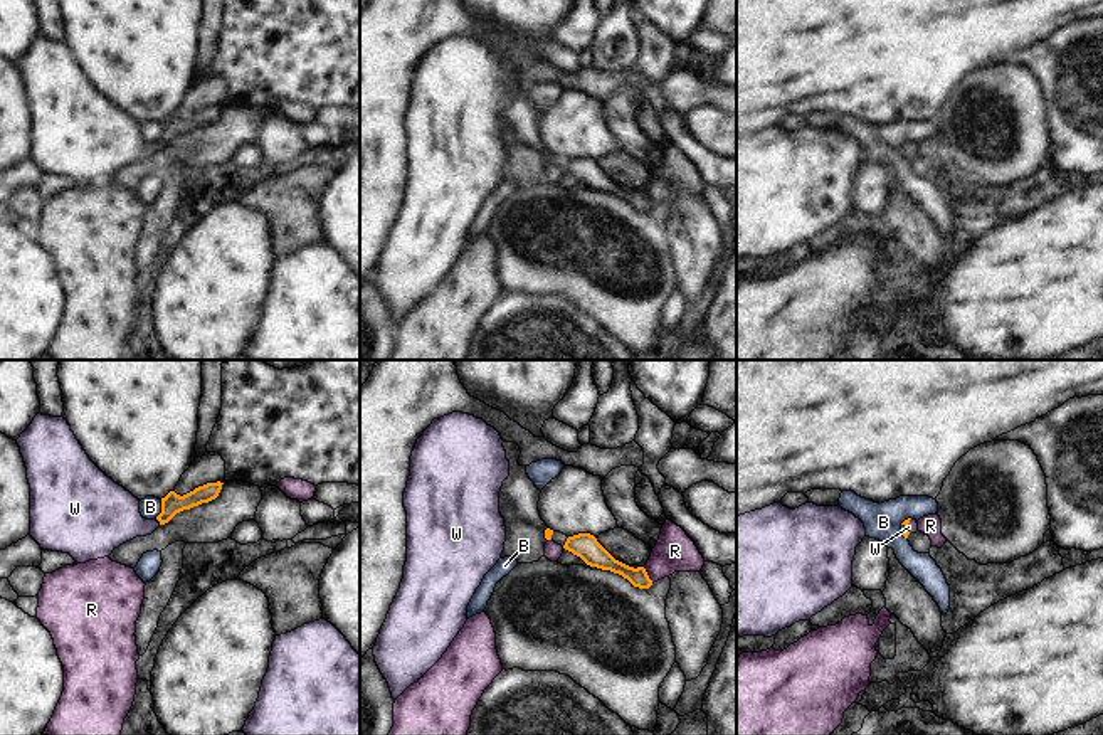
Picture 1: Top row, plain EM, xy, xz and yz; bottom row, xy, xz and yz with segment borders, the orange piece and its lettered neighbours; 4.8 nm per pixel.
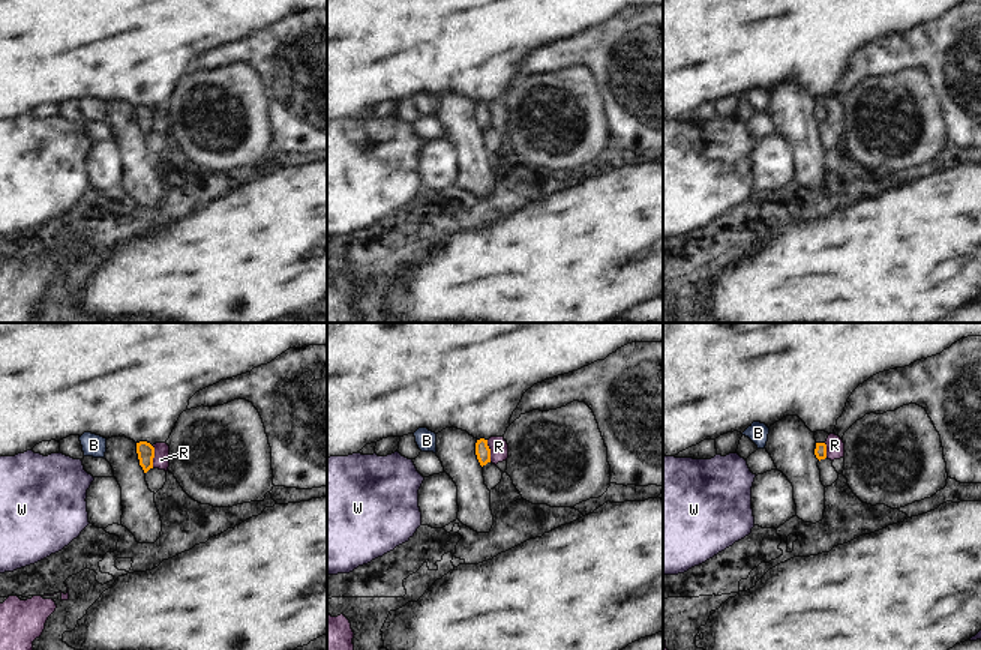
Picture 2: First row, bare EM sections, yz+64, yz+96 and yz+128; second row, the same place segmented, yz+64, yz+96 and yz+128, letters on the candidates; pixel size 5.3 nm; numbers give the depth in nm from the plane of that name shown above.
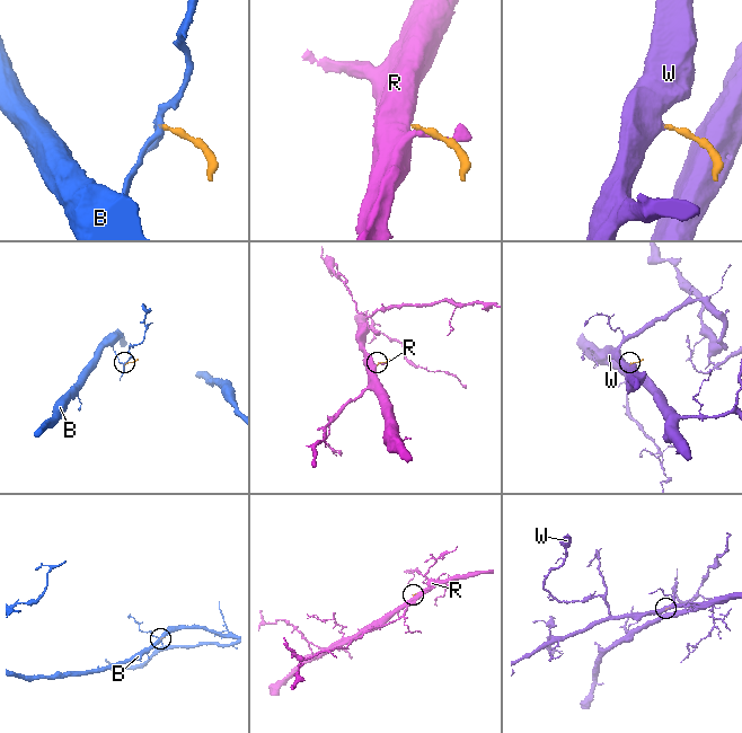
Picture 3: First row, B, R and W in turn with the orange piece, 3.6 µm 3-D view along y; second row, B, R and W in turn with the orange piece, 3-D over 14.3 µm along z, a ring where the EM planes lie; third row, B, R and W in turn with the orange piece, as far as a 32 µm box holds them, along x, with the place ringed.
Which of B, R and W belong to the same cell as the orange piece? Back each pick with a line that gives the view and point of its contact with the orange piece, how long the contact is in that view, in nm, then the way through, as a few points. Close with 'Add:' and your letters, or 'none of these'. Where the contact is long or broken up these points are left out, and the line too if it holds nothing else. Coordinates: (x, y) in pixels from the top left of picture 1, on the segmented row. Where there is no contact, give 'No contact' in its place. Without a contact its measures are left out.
W: Touches orange at yz (905, 525). Shared border 80 nm. Path across: yz (905, 522), (905, 525), (912, 527)
Add: W

